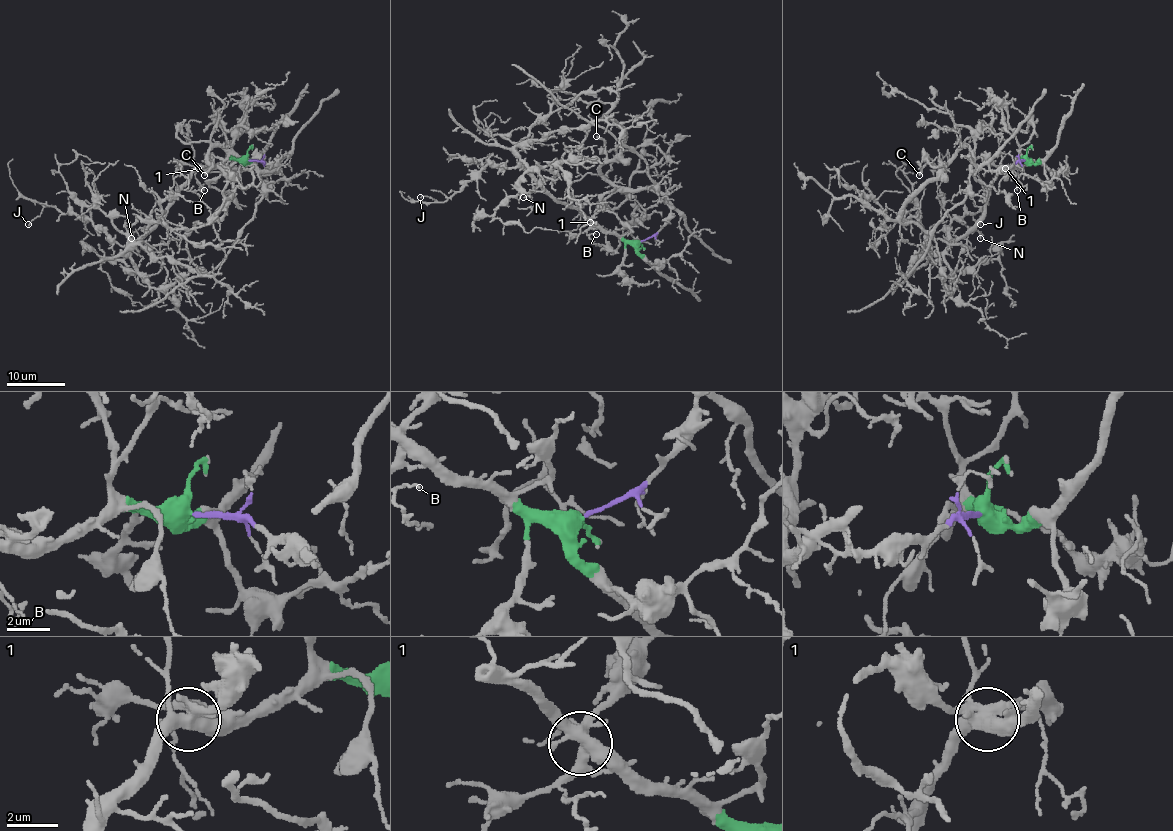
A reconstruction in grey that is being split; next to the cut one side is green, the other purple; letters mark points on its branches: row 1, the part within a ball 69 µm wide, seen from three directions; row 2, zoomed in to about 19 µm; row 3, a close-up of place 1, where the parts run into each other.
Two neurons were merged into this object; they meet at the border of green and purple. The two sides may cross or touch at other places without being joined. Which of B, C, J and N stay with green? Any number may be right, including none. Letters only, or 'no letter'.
J, N

